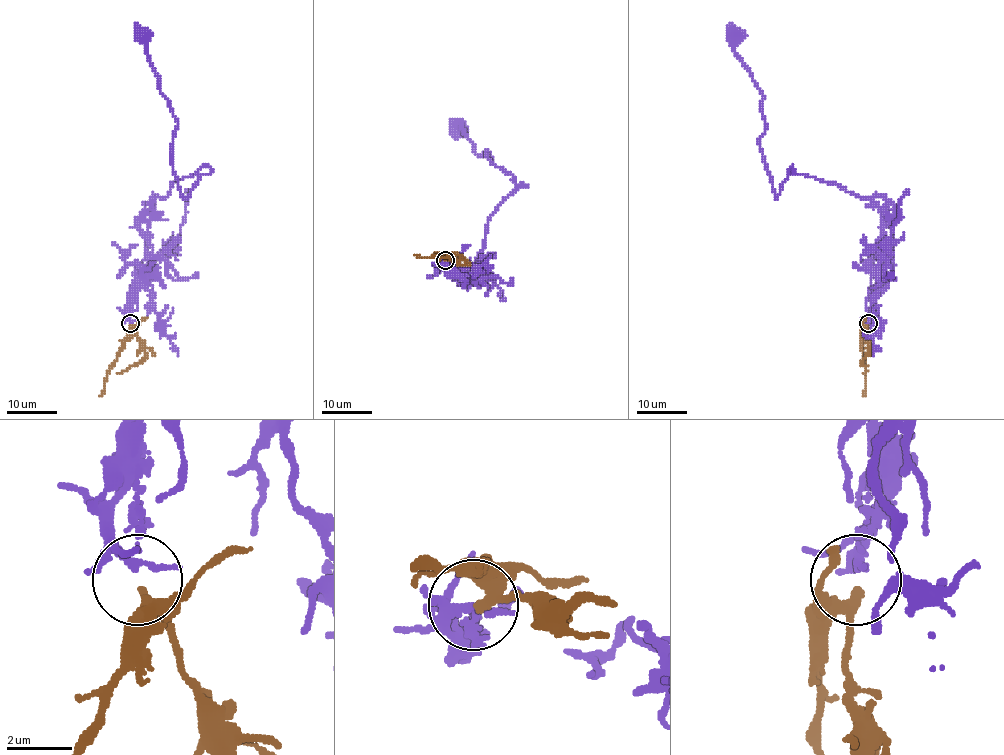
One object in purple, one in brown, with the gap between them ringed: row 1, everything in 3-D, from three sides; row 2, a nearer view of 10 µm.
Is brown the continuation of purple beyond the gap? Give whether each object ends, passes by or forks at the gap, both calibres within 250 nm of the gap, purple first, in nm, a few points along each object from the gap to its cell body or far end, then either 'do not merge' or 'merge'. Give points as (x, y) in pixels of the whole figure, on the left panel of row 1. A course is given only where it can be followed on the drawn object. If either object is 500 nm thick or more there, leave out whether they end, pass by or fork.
purple forks; brown passes by; calibres 180 and 220 nm; course purple (130, 322), (150, 201), (211, 171), (181, 193), (177, 119), (141, 32); course brown (130, 325), (128, 338), (109, 370), (105, 390), (100, 395); merge

